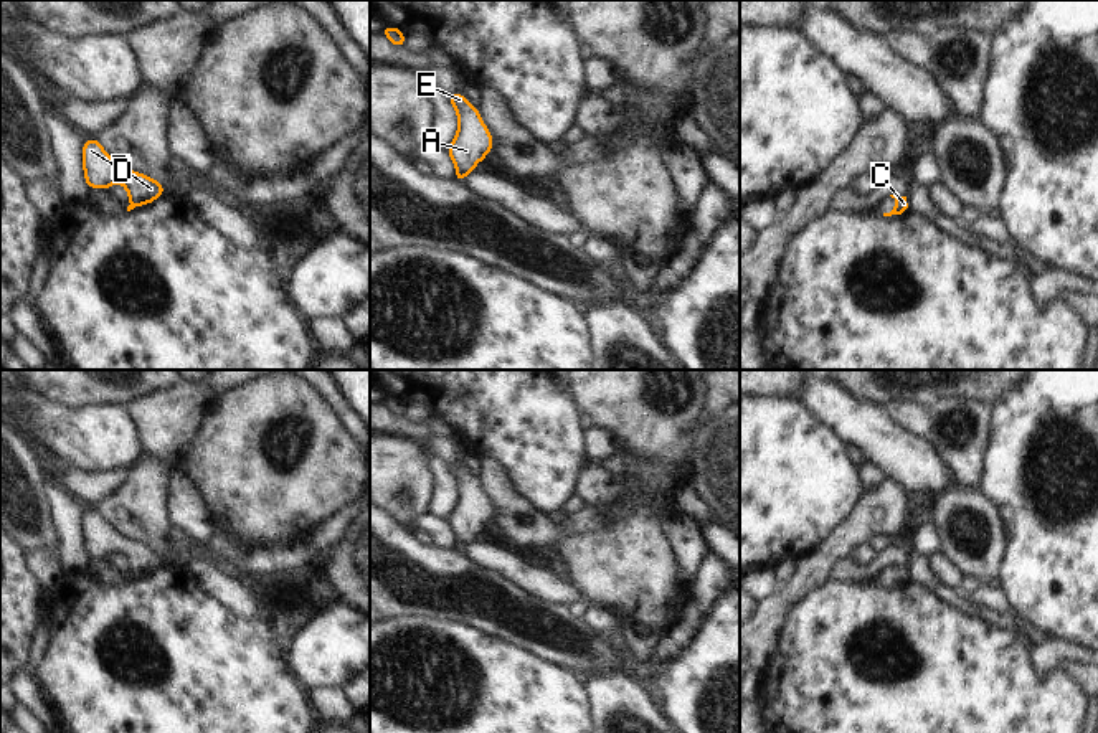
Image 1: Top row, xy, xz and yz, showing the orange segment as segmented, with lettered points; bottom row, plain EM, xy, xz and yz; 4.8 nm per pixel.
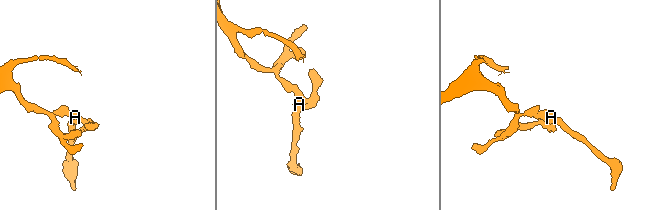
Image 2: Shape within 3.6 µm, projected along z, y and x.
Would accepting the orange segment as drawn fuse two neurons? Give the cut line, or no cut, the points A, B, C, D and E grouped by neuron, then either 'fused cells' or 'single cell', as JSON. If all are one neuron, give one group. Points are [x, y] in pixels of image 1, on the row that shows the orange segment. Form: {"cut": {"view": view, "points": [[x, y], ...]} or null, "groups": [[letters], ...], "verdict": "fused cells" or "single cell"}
{"cut": null, "groups": [["A", "B", "C", "D", "E"]], "verdict": "single cell"}

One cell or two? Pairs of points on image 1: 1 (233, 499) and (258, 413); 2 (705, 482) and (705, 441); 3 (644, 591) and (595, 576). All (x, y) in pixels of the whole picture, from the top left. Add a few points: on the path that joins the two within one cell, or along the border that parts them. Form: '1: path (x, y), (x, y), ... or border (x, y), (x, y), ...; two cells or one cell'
1: path (255, 477), (258, 474), (258, 435); one cell
2: path (705, 472), (705, 451); one cell
3: path (633, 580), (629, 576), (606, 576); one cell

